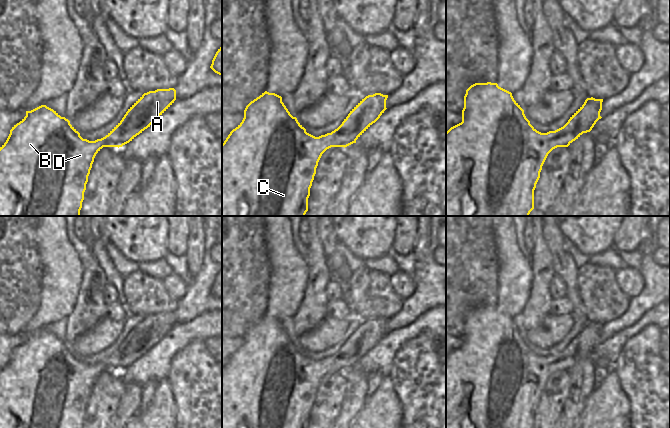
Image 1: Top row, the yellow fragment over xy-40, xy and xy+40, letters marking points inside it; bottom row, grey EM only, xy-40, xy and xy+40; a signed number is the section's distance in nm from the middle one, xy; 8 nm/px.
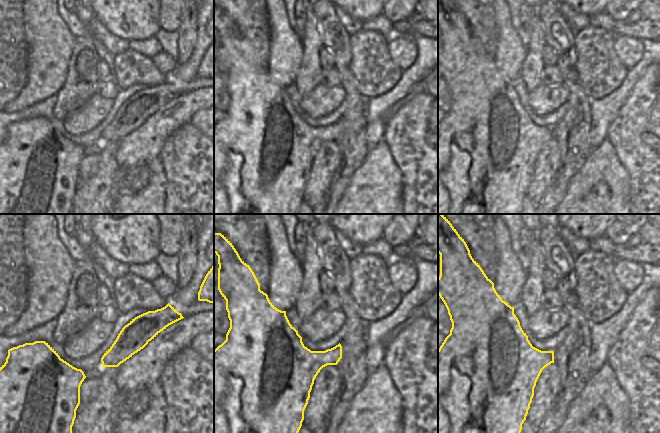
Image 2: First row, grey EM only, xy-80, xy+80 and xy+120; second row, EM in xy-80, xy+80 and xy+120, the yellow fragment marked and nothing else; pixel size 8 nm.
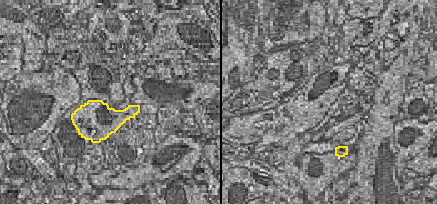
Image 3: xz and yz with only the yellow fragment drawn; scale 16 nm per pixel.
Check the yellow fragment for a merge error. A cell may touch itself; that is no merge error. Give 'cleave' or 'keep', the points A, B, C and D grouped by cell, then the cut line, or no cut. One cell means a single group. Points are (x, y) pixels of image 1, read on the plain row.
keep; A B C D; no cut

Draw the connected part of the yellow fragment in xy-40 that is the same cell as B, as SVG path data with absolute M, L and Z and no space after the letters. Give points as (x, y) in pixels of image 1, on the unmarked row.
M157 313L144 317L126 336L122 344L103 362L95 365L83 363L80 357L70 348L70 345L65 341L61 341L56 335L41 329L31 335L26 335L26 340L10 354L10 358L6 366L0 371L0 428L82 428L84 424L84 416L88 406L88 400L94 386L96 378L103 371L122 371L123 369L132 365L137 359L142 357L145 353L150 351L176 324L176 314Z

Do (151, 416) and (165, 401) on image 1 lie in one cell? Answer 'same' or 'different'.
same

